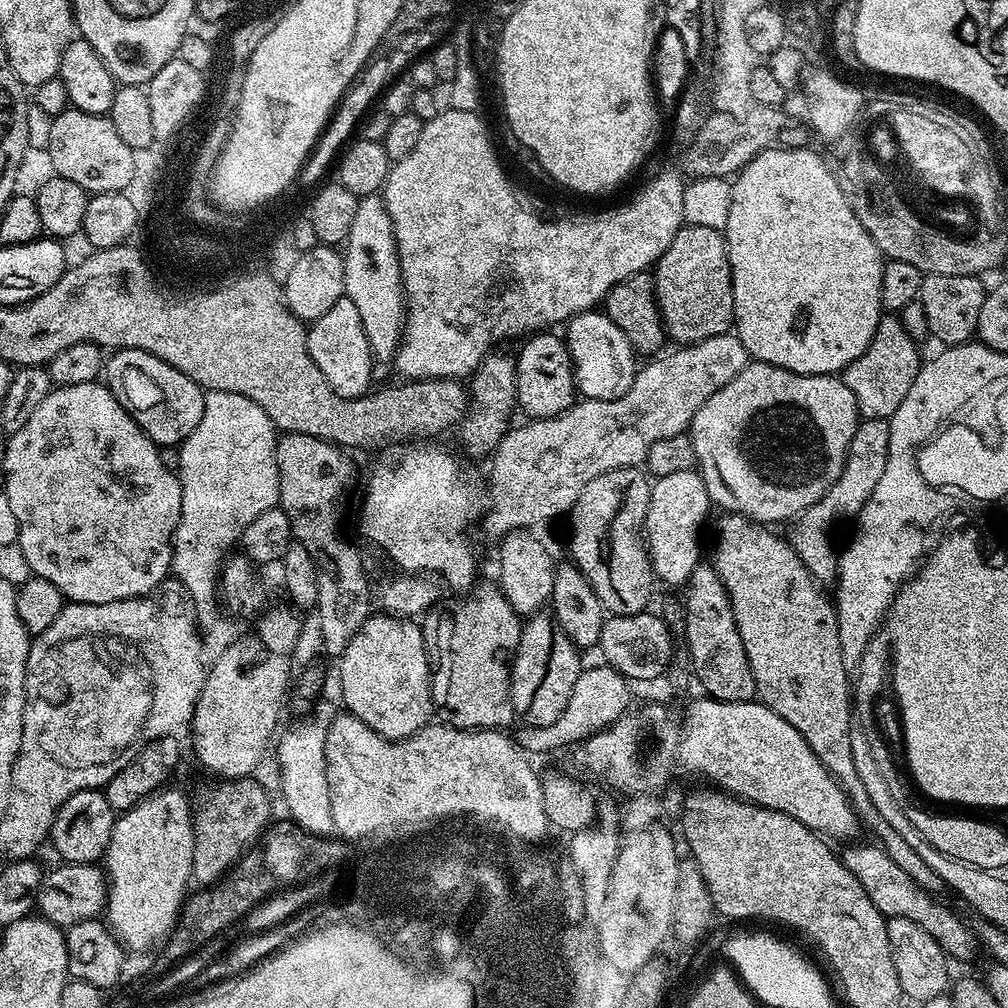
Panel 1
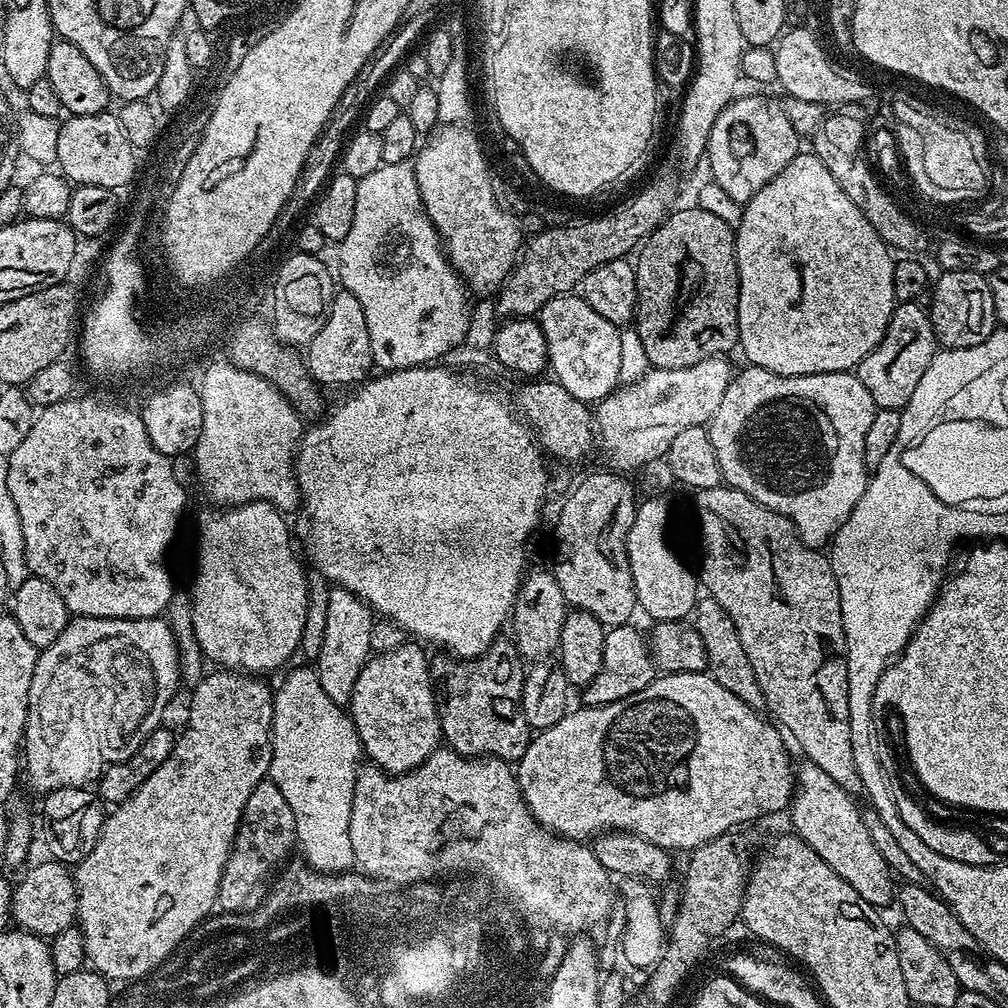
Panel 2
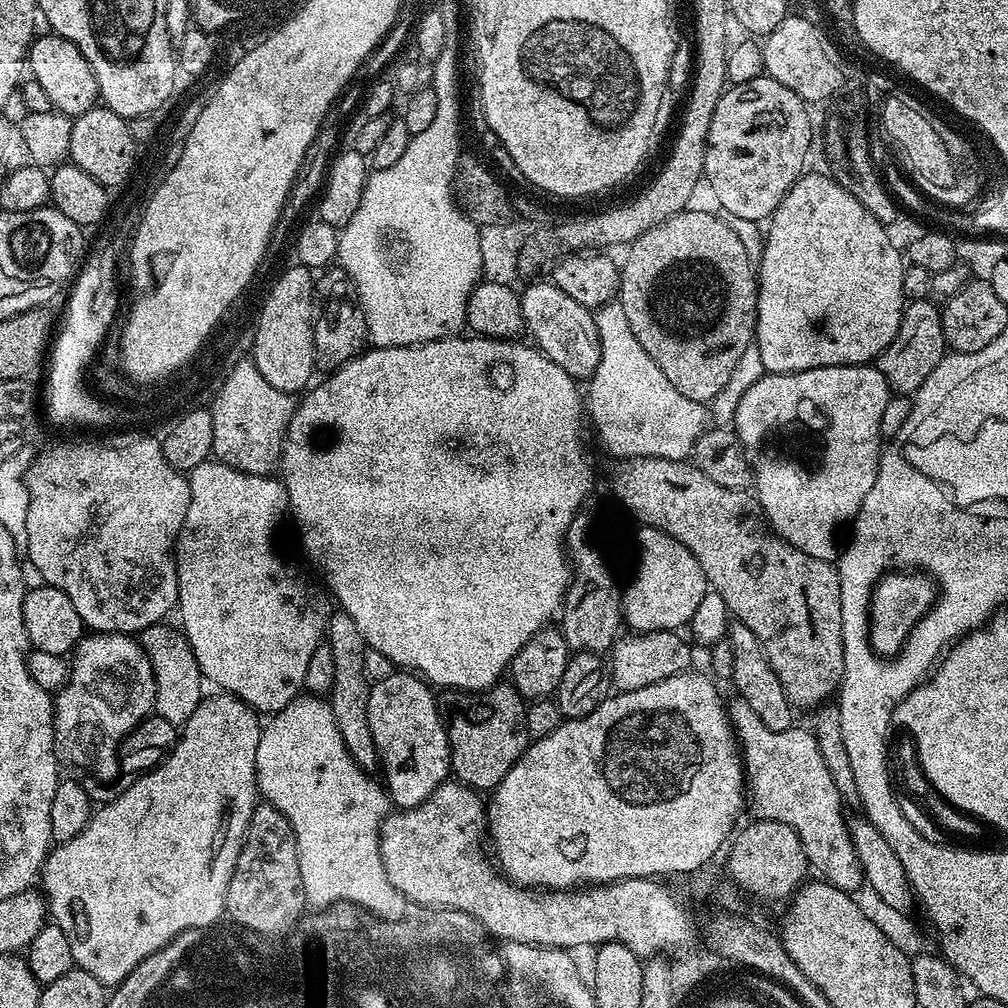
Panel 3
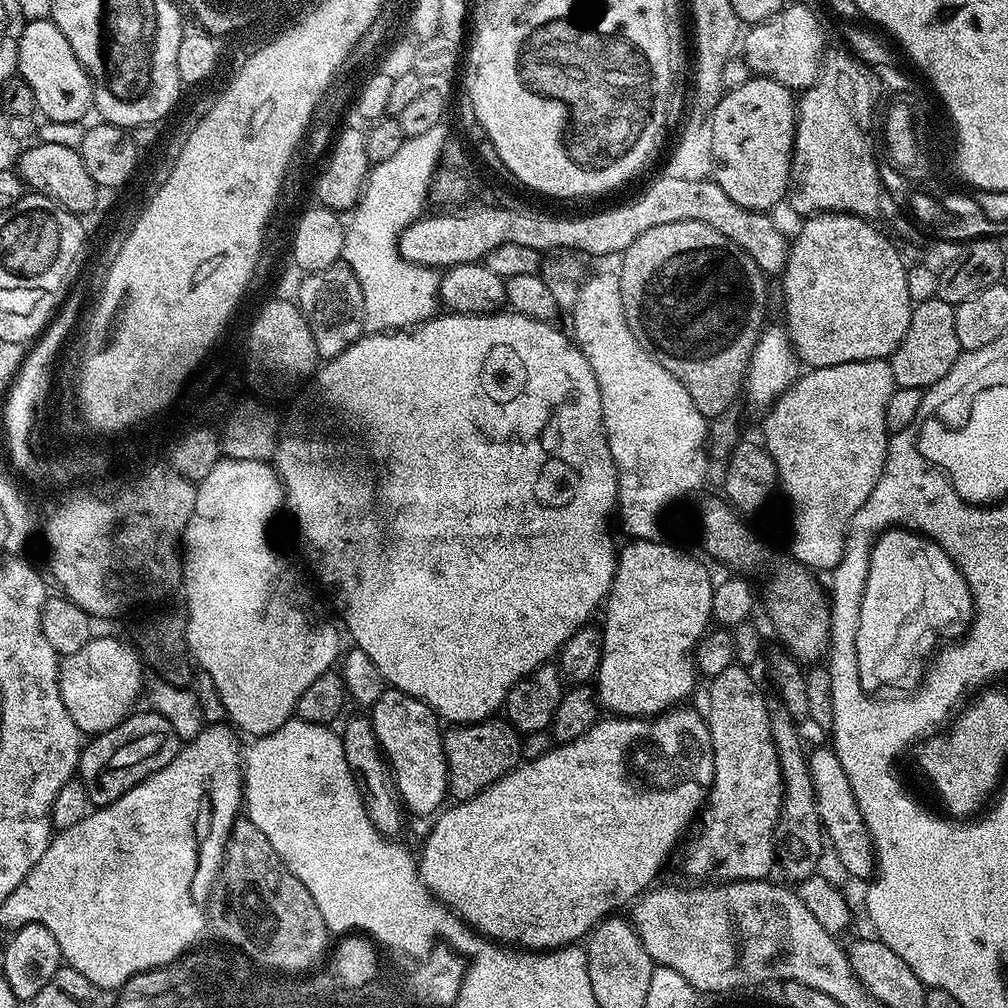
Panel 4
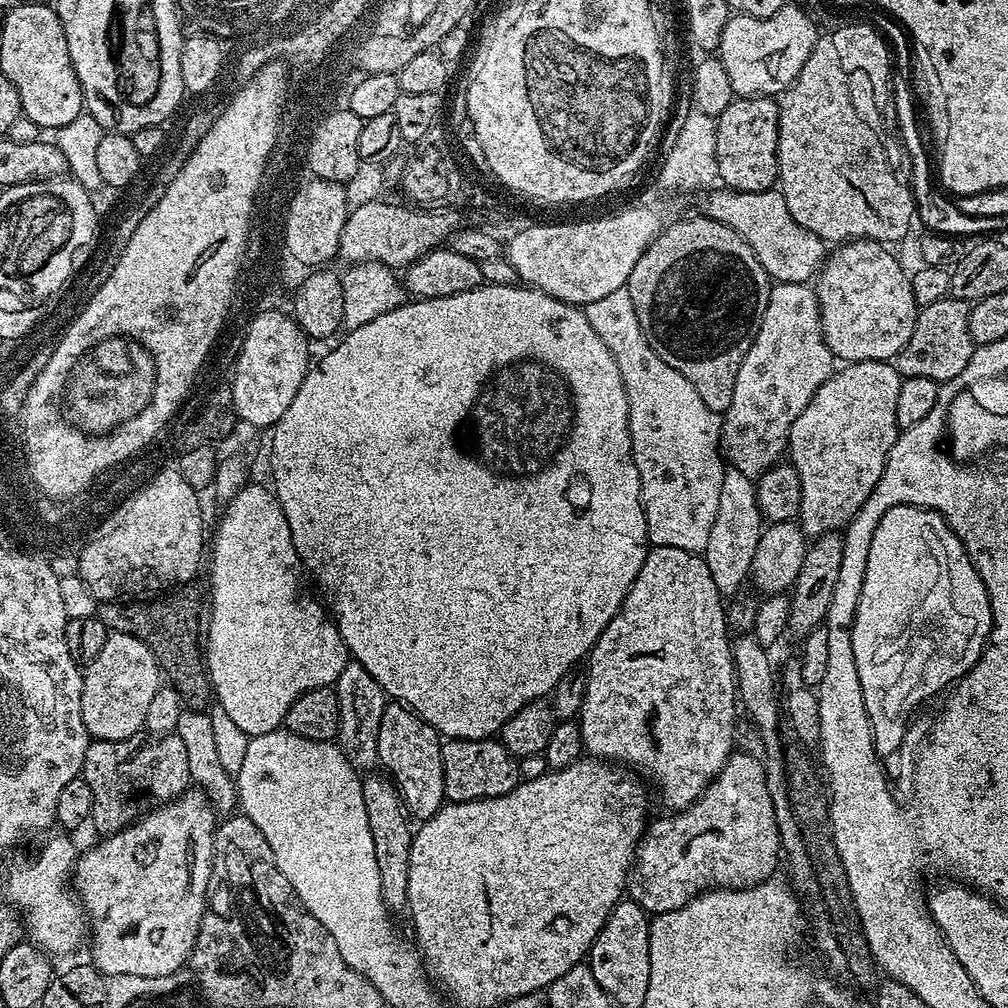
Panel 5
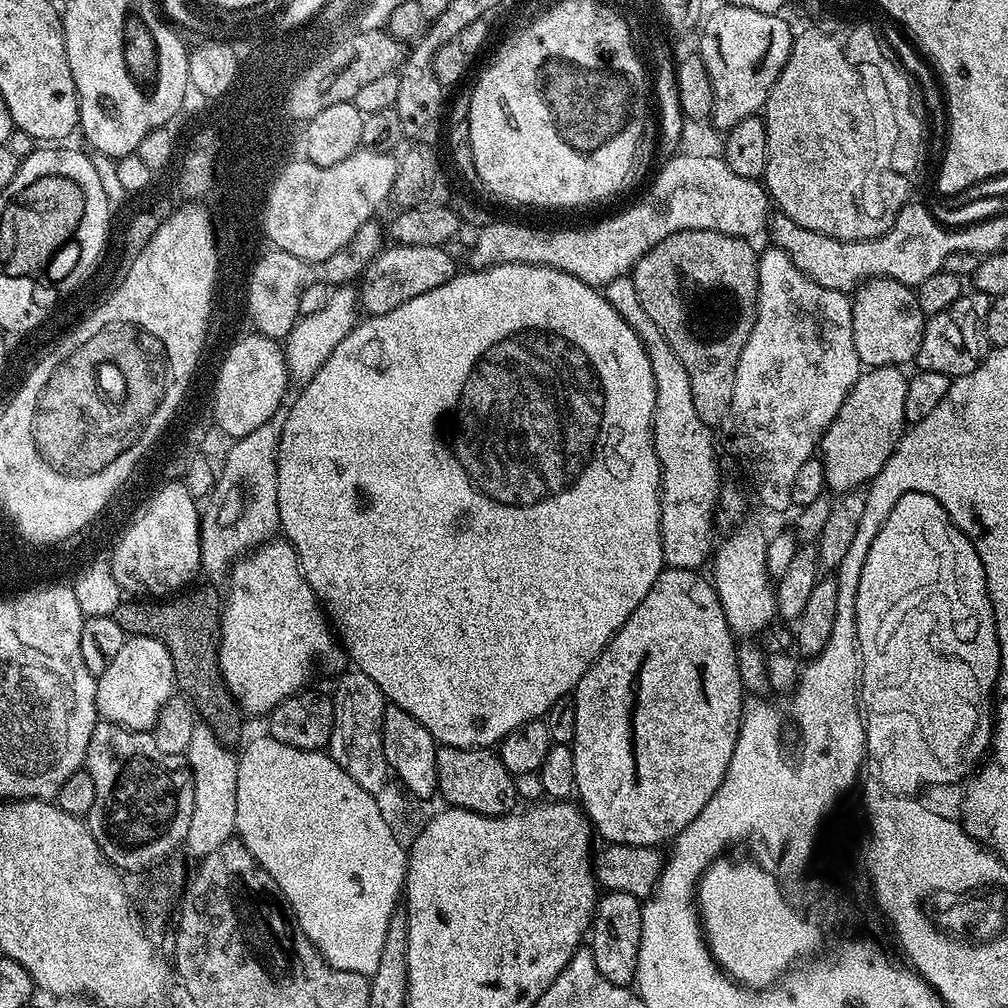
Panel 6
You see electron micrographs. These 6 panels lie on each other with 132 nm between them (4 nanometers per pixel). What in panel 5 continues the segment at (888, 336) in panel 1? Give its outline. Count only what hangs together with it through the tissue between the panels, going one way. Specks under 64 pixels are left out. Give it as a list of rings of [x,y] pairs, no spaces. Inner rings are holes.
[[[955,298],[930,302],[930,306],[919,309],[914,322],[914,334],[910,334],[910,342],[906,342],[906,346],[902,346],[902,350],[894,358],[901,377],[930,378],[943,382],[962,374],[974,351],[970,334],[971,313],[969,301]]]

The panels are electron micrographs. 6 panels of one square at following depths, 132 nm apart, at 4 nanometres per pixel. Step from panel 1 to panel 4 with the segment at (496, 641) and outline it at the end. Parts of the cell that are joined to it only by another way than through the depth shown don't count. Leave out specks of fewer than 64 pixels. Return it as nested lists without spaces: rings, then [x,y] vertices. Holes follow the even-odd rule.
[[[489,718],[476,724],[457,724],[444,732],[444,756],[448,760],[448,790],[453,801],[469,800],[521,763],[522,736],[507,719]]]

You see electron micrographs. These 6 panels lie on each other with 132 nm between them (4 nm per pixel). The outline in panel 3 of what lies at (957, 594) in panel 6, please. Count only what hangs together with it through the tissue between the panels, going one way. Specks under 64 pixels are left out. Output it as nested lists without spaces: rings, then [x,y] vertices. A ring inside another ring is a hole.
[[[904,570],[879,580],[872,589],[870,605],[870,643],[876,654],[885,658],[897,655],[916,623],[935,604],[937,595],[935,583],[919,570]]]

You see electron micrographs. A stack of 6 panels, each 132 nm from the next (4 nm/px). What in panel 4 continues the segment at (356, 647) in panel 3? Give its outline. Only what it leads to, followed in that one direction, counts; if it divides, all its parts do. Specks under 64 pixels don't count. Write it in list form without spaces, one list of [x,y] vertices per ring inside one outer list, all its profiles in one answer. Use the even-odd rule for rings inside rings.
[[[367,715],[350,717],[344,724],[342,739],[348,768],[352,772],[352,777],[356,779],[358,794],[366,806],[366,814],[370,822],[383,836],[399,837],[396,835],[404,824],[406,809],[400,803],[400,792],[396,789],[396,780],[392,777],[392,770],[388,766],[384,753],[380,751],[380,743],[374,734],[371,719]]]

